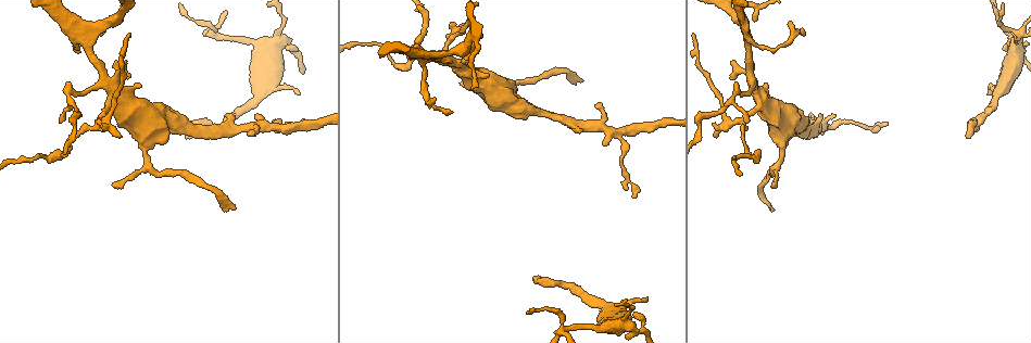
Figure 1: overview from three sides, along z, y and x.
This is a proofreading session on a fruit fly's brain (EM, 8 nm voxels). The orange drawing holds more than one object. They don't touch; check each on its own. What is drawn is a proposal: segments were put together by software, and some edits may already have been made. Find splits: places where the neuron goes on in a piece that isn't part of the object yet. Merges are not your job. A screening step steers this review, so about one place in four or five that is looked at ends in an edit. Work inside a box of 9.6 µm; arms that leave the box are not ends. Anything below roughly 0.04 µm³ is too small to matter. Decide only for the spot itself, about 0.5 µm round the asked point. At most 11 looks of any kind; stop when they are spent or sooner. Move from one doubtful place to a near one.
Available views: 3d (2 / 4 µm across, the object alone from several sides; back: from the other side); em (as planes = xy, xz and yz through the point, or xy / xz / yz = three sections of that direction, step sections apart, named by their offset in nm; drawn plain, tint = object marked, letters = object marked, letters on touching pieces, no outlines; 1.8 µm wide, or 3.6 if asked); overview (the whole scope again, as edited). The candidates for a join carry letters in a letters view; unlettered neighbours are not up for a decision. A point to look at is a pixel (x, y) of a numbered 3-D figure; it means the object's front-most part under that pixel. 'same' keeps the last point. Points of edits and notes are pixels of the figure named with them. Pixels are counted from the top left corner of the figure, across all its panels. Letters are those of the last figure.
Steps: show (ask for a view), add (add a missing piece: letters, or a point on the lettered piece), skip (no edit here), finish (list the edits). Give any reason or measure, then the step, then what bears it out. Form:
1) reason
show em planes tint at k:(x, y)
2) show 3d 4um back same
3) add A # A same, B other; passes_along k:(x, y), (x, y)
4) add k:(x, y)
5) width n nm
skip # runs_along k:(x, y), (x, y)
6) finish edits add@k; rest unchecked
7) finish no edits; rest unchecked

thick turns thin
show 3d 2um at 1:(1012, 35)

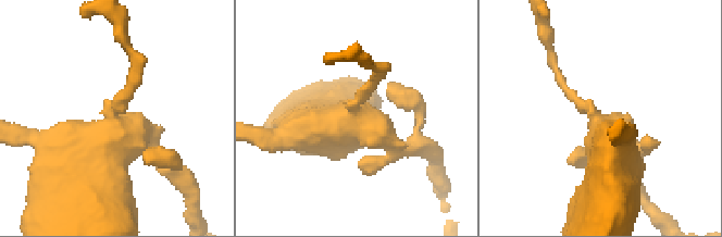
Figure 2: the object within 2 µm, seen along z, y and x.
now the EM
show em xz step 8 tint at 2:(596, 117)

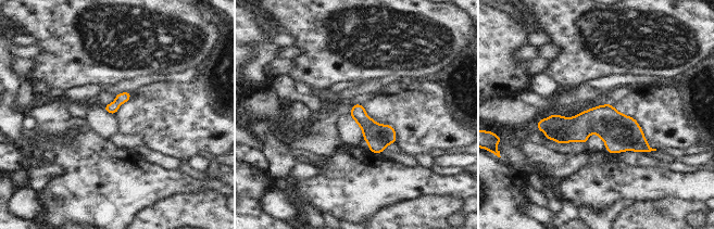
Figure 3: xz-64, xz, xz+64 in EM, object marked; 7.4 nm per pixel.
show em xz step 8 letters same

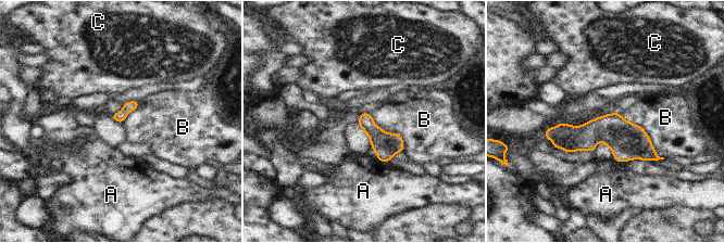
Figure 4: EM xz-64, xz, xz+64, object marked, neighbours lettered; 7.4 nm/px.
longest_contact B 480 nm
skip # A other, B other, C other; runs_along 4:(547, 133), (619, 135), (654, 156); none of them fits

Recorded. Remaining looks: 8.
long arm stops here
show em 3.6um planes tint at 1:(771, 209)

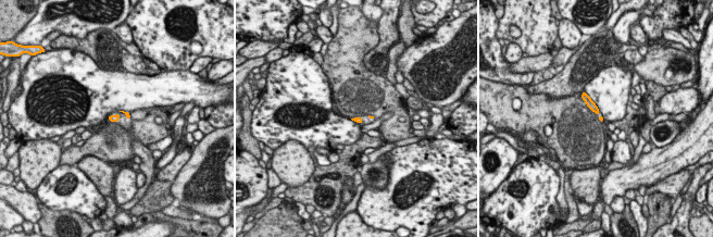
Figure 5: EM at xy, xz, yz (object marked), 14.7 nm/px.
show em 3.6um planes letters same

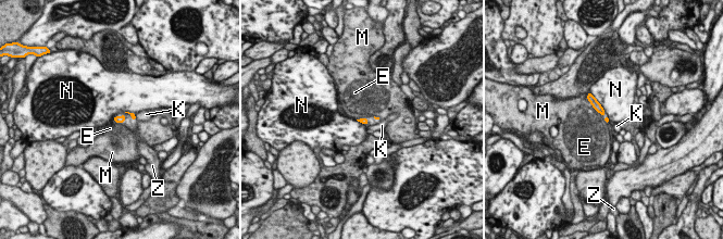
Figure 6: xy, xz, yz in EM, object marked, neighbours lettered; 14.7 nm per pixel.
width 90 nm
add Z # E other, K other, M other, N other, Z same; passes_along 6:(119, 120), (125, 112), (131, 124); the neuron continues

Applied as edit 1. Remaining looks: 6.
an open end
show em planes plain at 1:(62, 121)

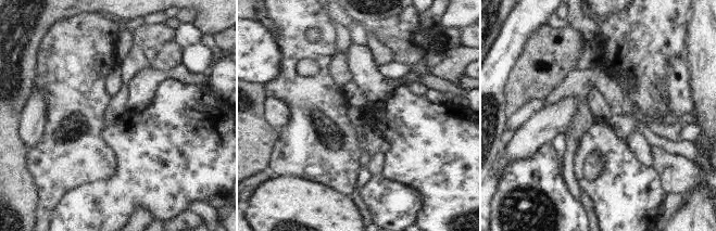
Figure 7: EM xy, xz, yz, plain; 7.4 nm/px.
show em planes letters same

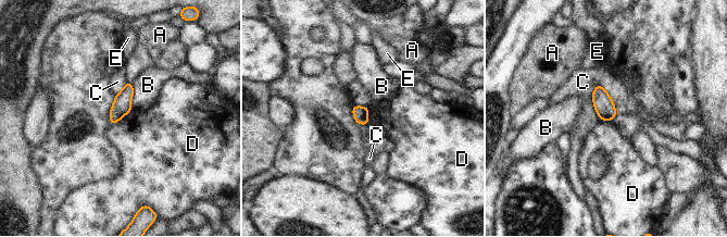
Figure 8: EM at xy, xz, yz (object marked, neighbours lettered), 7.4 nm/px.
width 110 nm
skip # A other, B other, C other, D other, E other; border 8:(132, 110), (111, 124); no lettered piece goes on from it

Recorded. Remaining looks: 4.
free end
show 3d 2um at 1:(731, 61)

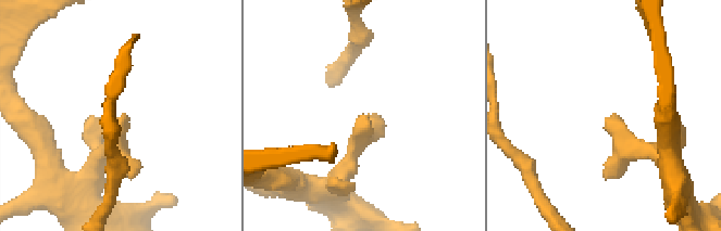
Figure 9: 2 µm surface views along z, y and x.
show em planes letters at 9:(123, 116)

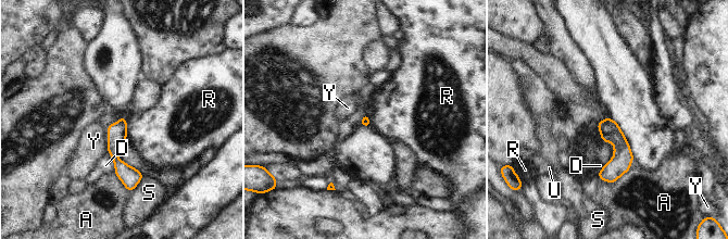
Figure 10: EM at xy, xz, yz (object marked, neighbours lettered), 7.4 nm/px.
skip # A other, D other, R other, S other, U other, Y other; border 10:(124, 117), (127, 138); none of them fits

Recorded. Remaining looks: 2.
finish edits add@6; rest unchecked

